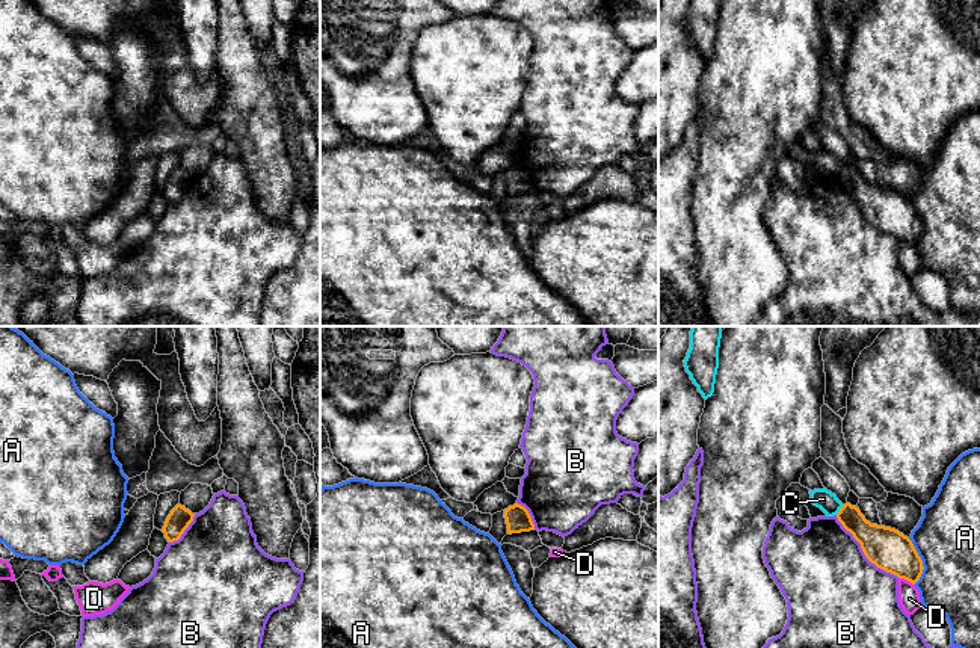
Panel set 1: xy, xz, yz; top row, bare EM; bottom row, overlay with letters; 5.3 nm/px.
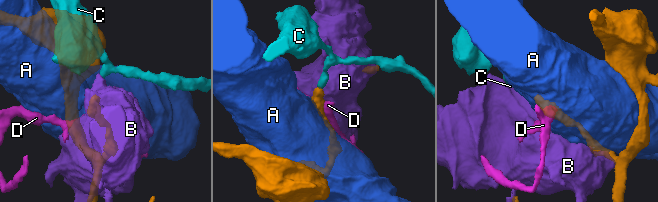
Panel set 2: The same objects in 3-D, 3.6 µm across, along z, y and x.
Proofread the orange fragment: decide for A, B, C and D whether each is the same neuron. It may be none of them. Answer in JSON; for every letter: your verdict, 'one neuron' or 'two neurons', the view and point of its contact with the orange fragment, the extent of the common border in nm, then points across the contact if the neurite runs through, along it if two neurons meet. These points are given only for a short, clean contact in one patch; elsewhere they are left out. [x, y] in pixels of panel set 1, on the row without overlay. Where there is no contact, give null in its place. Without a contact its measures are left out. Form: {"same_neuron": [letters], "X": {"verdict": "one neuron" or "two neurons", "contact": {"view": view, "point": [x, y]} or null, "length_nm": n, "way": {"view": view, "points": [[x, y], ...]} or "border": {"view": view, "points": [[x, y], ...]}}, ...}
{"same_neuron": [], "A": {"verdict": "two neurons", "contact": {"view": "yz", "point": [921, 222]}, "length_nm": 260}, "B": {"verdict": "two neurons", "contact": {"view": "yz", "point": [864, 215]}, "length_nm": 480}, "C": {"verdict": "two neurons", "contact": {"view": "yz", "point": [840, 171]}, "length_nm": 70, "border": {"view": "yz", "points": [[843, 166], [835, 175]]}}, "D": {"verdict": "two neurons", "contact": {"view": "yz", "point": [908, 242]}, "length_nm": 90}}

